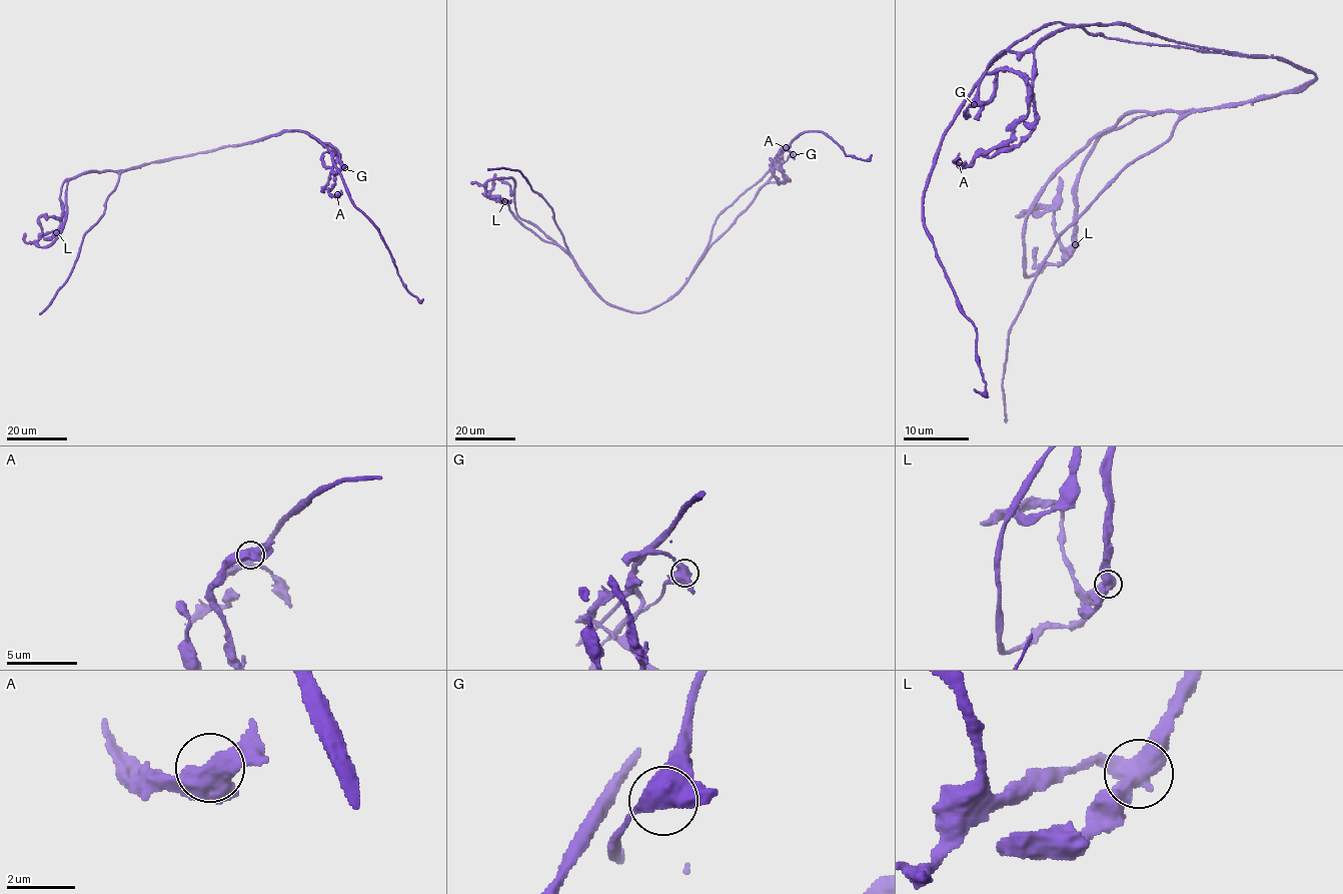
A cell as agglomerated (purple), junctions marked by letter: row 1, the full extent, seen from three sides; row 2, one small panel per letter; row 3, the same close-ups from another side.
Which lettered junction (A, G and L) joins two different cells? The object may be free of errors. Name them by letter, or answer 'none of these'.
L

